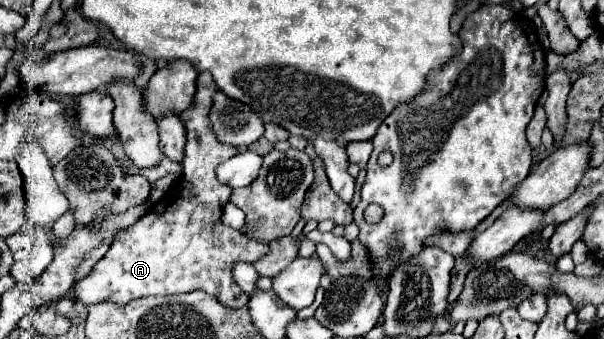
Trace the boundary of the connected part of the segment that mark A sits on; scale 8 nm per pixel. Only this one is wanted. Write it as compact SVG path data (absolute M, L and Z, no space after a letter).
M208 71L198 73L194 101L180 115L180 119L186 127L186 137L188 137L186 155L182 161L182 167L184 167L182 177L172 185L170 191L166 191L166 195L156 205L152 205L152 209L142 219L138 219L134 225L130 225L128 229L124 229L116 235L108 253L94 265L92 273L88 275L88 285L76 281L76 285L74 285L76 301L80 301L84 305L94 305L94 303L102 303L102 301L112 301L112 303L124 305L124 303L128 303L132 299L140 299L140 297L188 293L188 291L200 289L200 291L206 291L208 295L216 297L222 305L232 307L232 309L244 307L248 303L250 297L232 279L232 267L240 261L244 261L244 263L258 261L262 255L268 253L268 243L252 241L242 231L236 231L236 229L224 225L220 219L222 207L228 203L232 189L228 189L226 185L220 185L214 169L220 163L224 163L226 159L234 157L238 151L236 151L236 147L222 145L220 141L216 141L216 135L212 133L208 113L212 107L212 95L216 91L218 91L218 87L216 87L212 75Z

